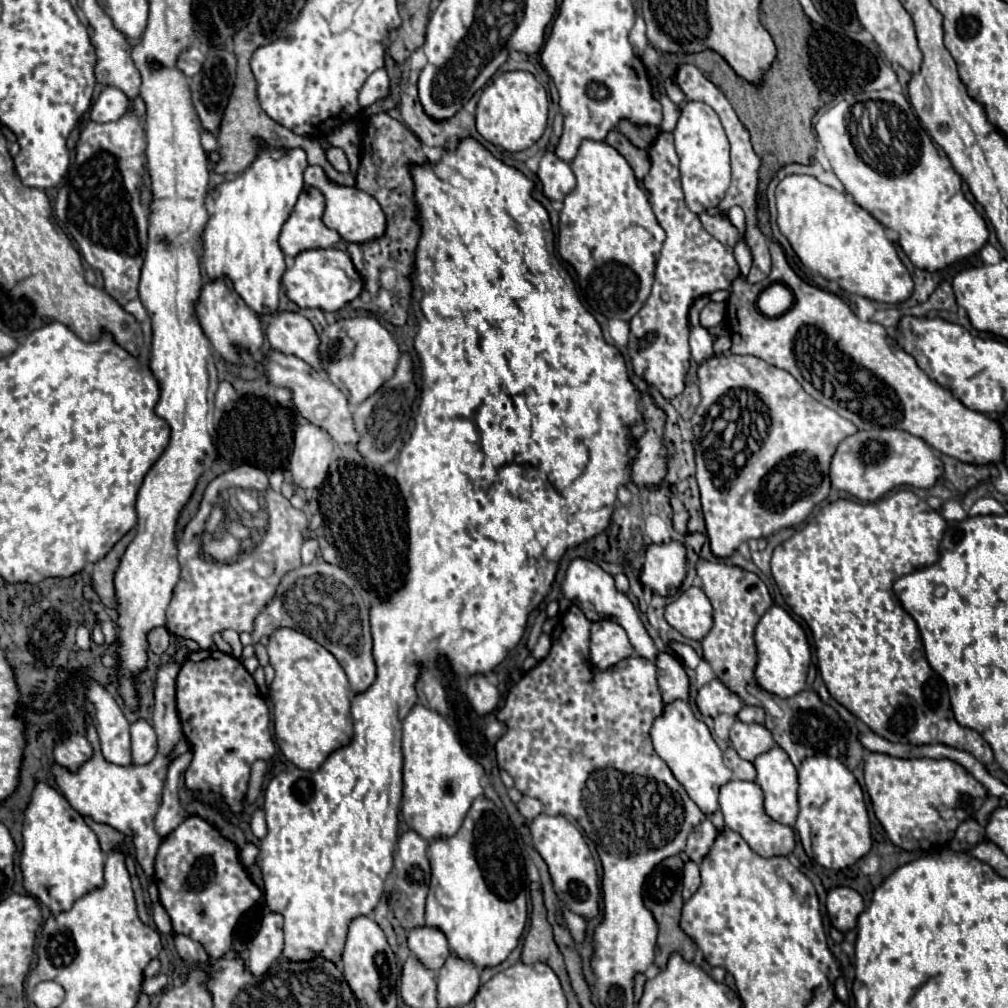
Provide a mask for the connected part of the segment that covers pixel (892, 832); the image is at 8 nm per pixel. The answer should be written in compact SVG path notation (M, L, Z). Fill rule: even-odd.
M870 752L864 760L864 782L866 782L866 790L870 796L874 814L880 820L880 824L884 826L888 838L892 840L892 844L896 844L908 852L924 850L924 848L948 842L954 836L958 824L964 822L966 818L976 816L976 812L980 810L980 806L984 804L984 800L988 796L984 786L964 766L960 766L954 760L946 760L946 758L942 758L942 760L932 760L932 758L910 758L910 760L906 760L906 758L894 758L888 754ZM940 804L944 804L946 808L952 808L954 818L942 820L938 810L936 810Z

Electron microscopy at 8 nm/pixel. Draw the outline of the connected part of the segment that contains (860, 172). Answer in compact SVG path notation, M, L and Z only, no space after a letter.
M862 92L854 104L840 100L818 116L814 128L846 192L878 222L898 232L898 244L916 268L940 270L986 244L986 222L964 198L960 174L938 154L902 92Z

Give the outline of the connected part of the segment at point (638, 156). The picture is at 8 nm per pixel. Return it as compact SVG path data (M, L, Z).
M612 130L612 134L608 134L606 142L608 142L610 146L614 146L614 148L628 160L630 168L632 168L634 174L636 174L636 180L642 182L644 176L646 176L648 170L650 170L650 158L648 158L648 154L644 154L644 150L636 150L636 146L632 146L618 130Z

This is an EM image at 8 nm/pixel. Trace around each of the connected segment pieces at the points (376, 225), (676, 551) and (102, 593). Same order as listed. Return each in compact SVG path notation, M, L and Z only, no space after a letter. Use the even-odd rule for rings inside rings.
M308 166L308 170L304 172L304 182L306 182L306 186L318 188L324 194L326 210L322 214L322 220L328 228L336 230L344 240L358 244L358 242L366 242L366 240L372 240L372 238L384 234L384 228L386 228L384 212L370 194L366 194L354 186L342 186L342 184L332 182L320 166Z
M678 540L646 546L642 584L662 596L676 596L686 578L686 546Z
M130 530L124 538L120 538L114 548L94 564L94 570L92 570L92 588L94 592L98 594L98 598L102 600L104 606L116 606L116 598L114 598L114 584L112 584L112 578L114 578L114 570L126 550L126 546L132 542L136 530Z

